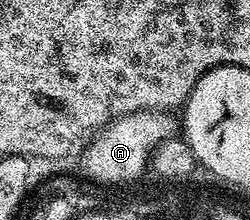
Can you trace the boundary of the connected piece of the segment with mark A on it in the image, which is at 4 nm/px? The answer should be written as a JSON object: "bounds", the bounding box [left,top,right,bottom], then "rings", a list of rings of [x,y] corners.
{"bounds":[81,112,177,186],"rings":[[[134,112],[99,129],[88,139],[81,153],[86,179],[104,186],[123,184],[126,180],[138,181],[148,170],[156,148],[176,135],[177,120],[171,116],[174,115],[167,112]]]}

